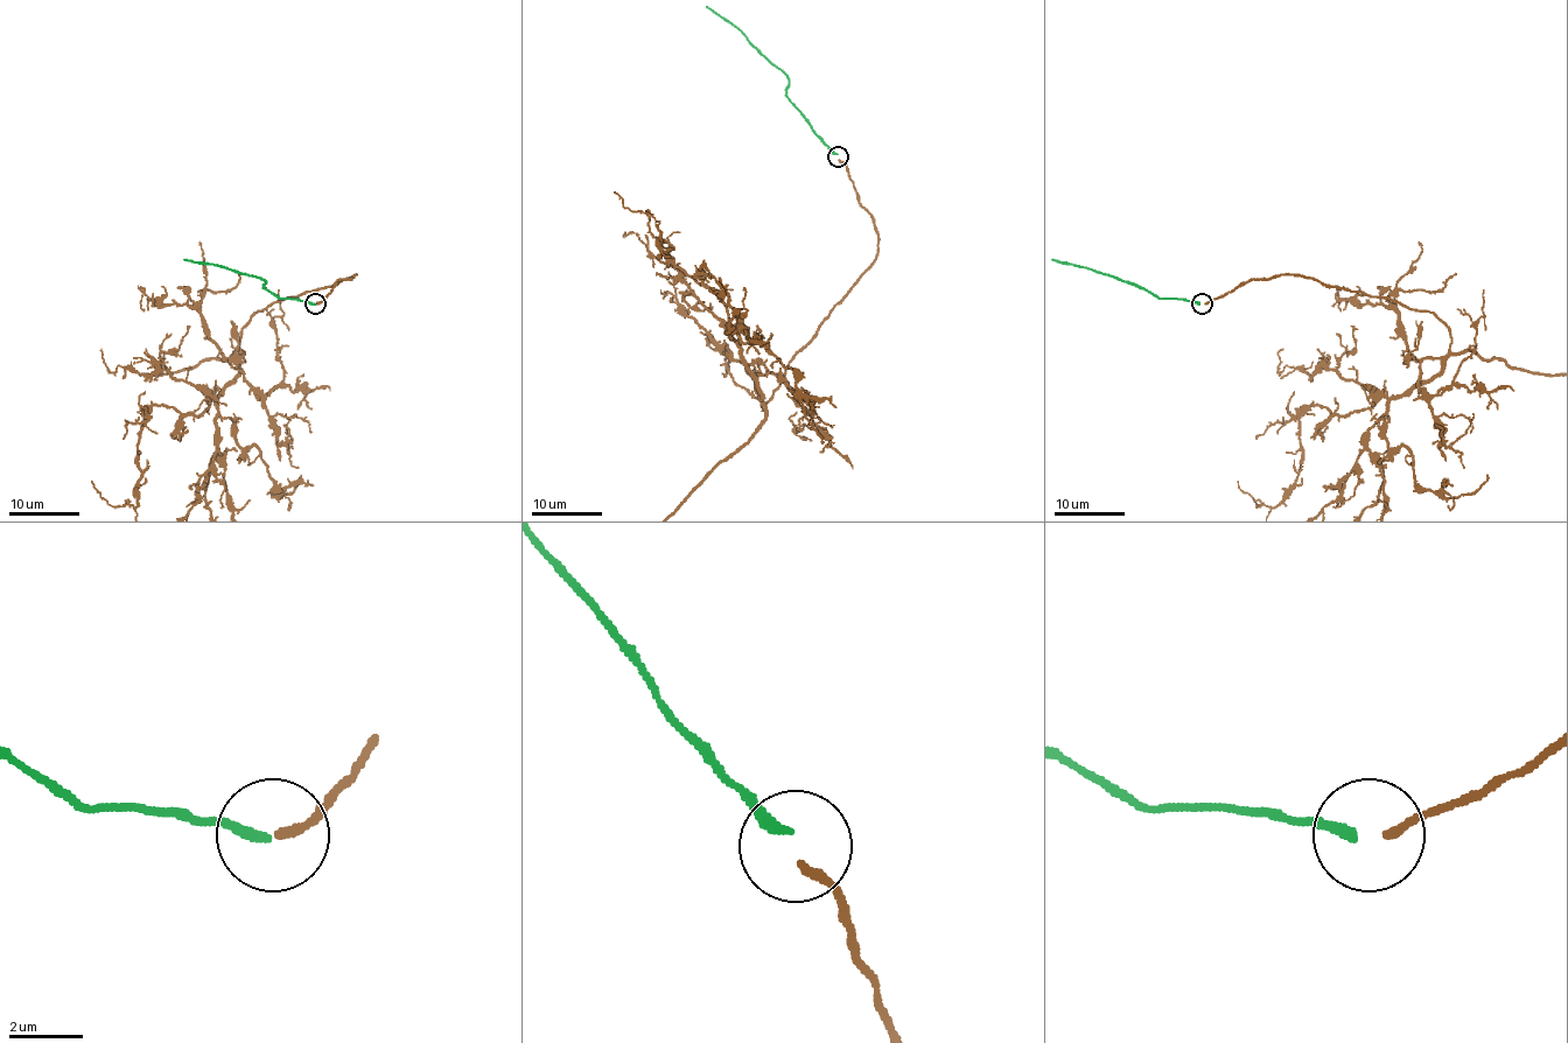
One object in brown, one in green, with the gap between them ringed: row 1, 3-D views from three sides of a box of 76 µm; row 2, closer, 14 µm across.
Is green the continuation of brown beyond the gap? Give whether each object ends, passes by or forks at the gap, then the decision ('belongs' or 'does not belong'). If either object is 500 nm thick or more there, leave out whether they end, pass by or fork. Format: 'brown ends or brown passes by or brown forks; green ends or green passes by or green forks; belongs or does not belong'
brown ends; green ends; does not belong

